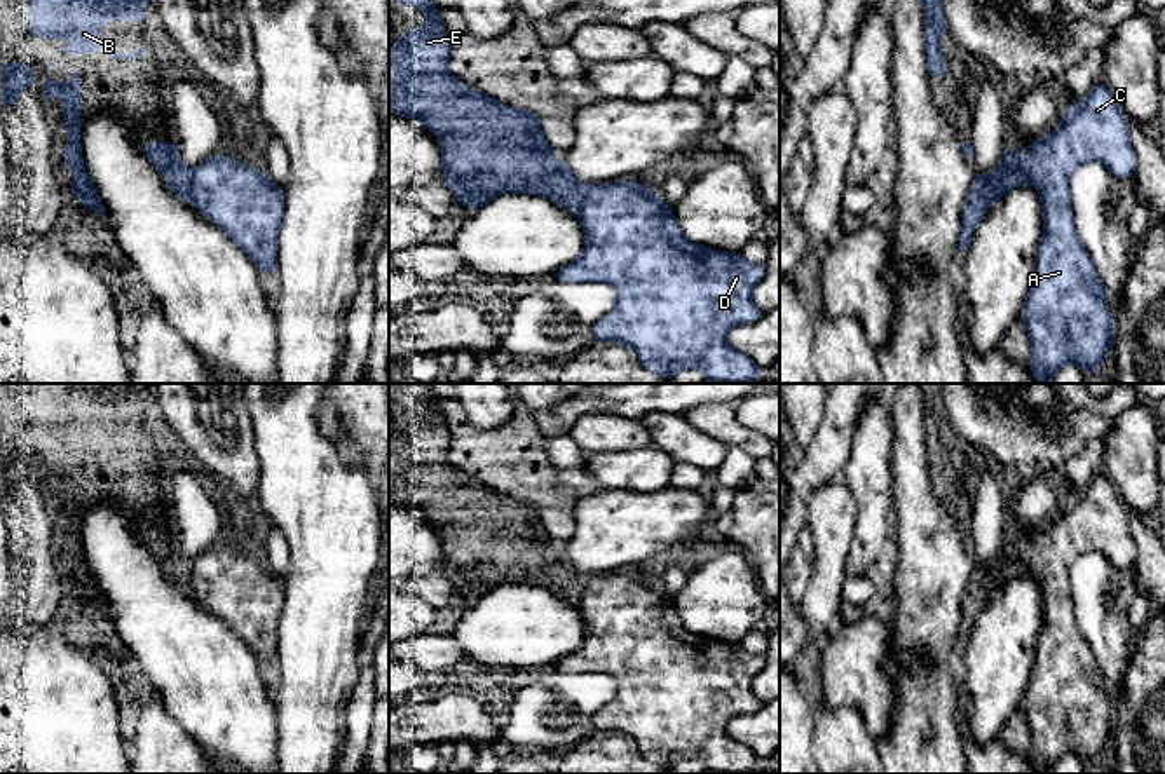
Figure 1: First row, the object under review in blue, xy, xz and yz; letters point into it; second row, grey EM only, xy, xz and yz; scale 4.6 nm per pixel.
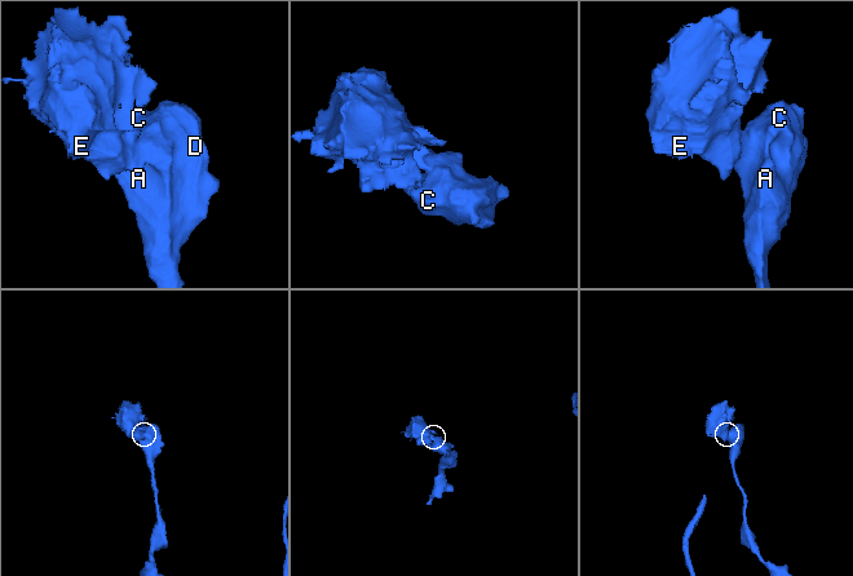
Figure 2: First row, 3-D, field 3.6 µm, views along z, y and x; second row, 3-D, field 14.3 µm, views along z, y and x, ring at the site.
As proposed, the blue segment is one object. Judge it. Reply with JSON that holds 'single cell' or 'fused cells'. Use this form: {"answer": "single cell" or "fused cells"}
{"answer": "fused cells"}

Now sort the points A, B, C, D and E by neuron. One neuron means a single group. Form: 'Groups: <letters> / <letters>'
Groups: A C D / B E

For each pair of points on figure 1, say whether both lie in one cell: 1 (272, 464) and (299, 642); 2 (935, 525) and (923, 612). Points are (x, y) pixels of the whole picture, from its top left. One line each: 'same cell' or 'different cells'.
1: same cell
2: same cell

